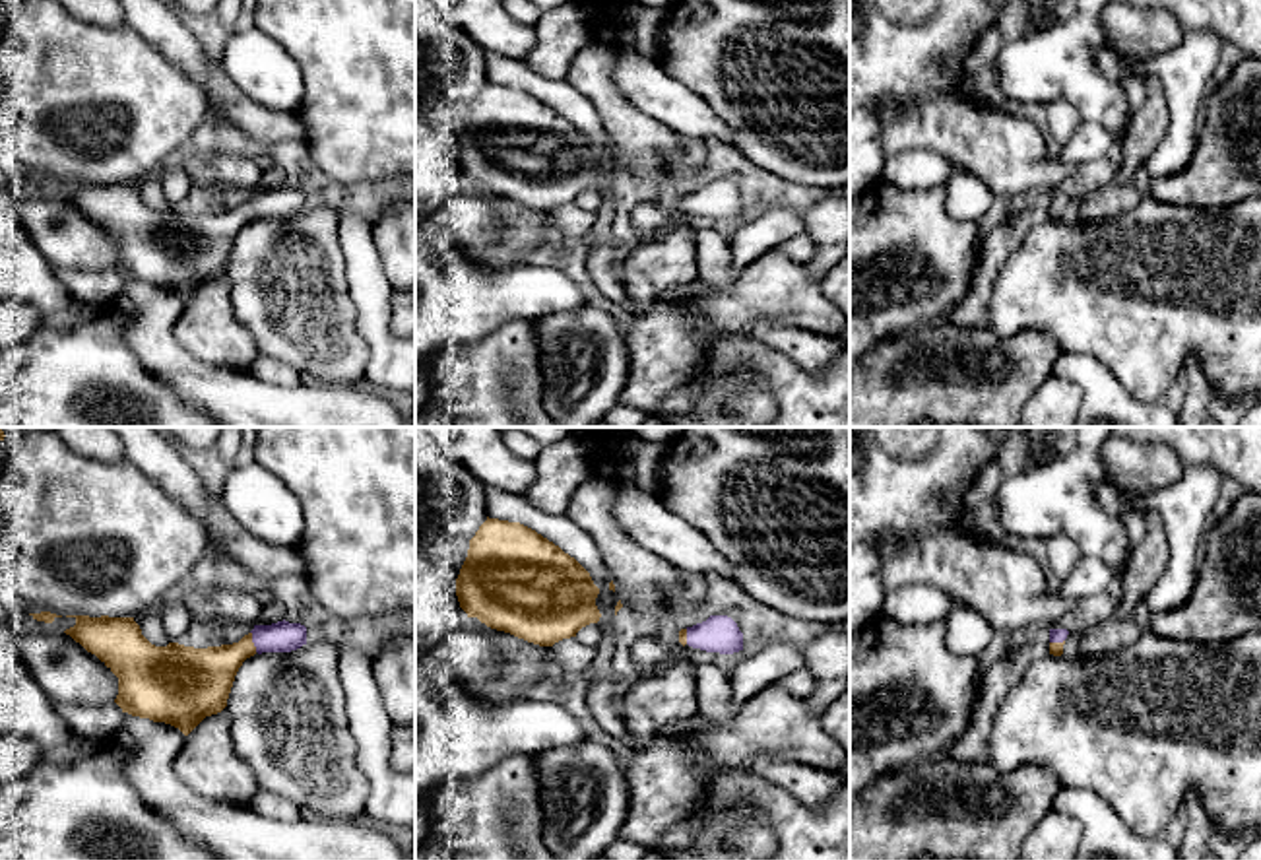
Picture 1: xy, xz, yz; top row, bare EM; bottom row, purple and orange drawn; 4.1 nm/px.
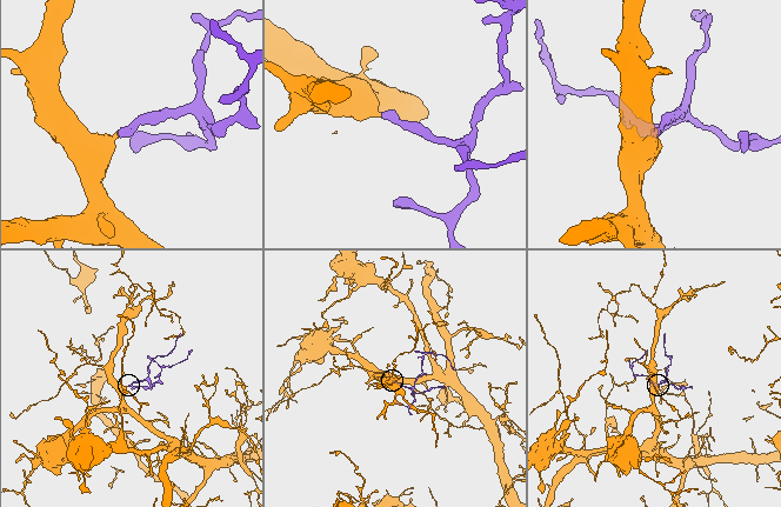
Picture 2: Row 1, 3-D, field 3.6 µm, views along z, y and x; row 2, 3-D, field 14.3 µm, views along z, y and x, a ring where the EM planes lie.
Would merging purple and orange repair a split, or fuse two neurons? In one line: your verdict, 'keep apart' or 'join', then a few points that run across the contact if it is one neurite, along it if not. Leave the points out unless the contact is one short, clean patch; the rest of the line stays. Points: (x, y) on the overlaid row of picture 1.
join | xy (278, 637), (253, 641), (204, 676)

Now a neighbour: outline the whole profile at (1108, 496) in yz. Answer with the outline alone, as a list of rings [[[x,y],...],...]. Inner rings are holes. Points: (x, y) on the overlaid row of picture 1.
[[[1104,478],[1096,487],[1096,503],[1114,516],[1123,516],[1131,503],[1123,497],[1119,485]]]

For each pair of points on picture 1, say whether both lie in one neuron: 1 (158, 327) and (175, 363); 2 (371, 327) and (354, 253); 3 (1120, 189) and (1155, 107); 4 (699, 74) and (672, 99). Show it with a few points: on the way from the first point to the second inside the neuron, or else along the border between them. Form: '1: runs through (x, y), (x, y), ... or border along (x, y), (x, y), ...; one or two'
1: runs through (158, 336), (158, 346), (165, 354); one
2: runs through (371, 309), (365, 270); one
3: runs through (1130, 169), (1147, 127); one
4: border along (658, 61), (672, 76), (693, 90), (718, 119); two

